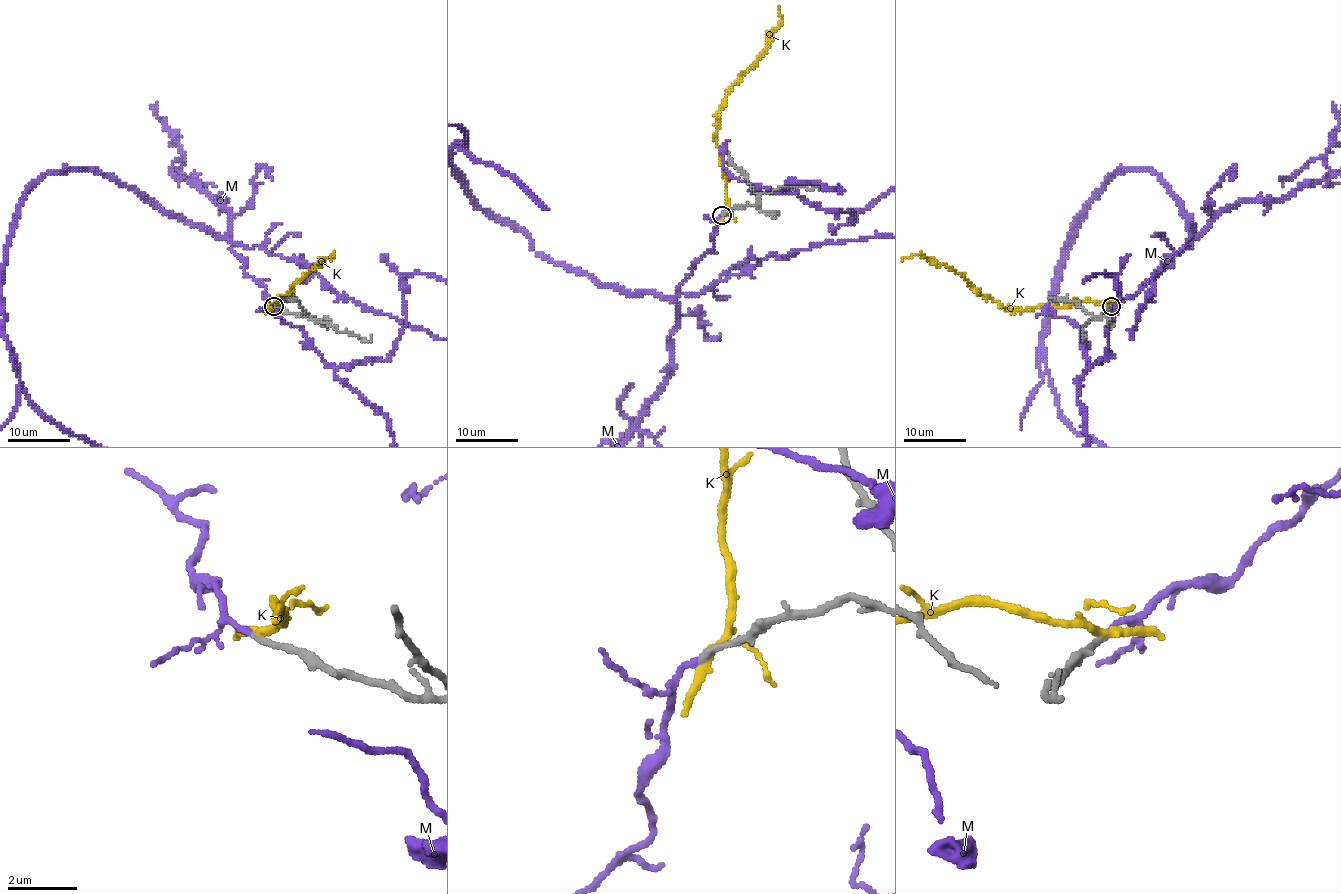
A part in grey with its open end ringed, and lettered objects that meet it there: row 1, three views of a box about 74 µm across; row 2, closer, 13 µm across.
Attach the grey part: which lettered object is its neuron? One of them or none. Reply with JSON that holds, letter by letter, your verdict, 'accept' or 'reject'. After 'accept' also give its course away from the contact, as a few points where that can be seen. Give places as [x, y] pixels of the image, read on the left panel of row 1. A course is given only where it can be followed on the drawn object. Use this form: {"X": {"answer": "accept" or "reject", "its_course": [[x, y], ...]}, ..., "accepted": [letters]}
{"K": {"answer": "reject"}, "M": {"answer": "accept"}, "accepted": ["M"]}

